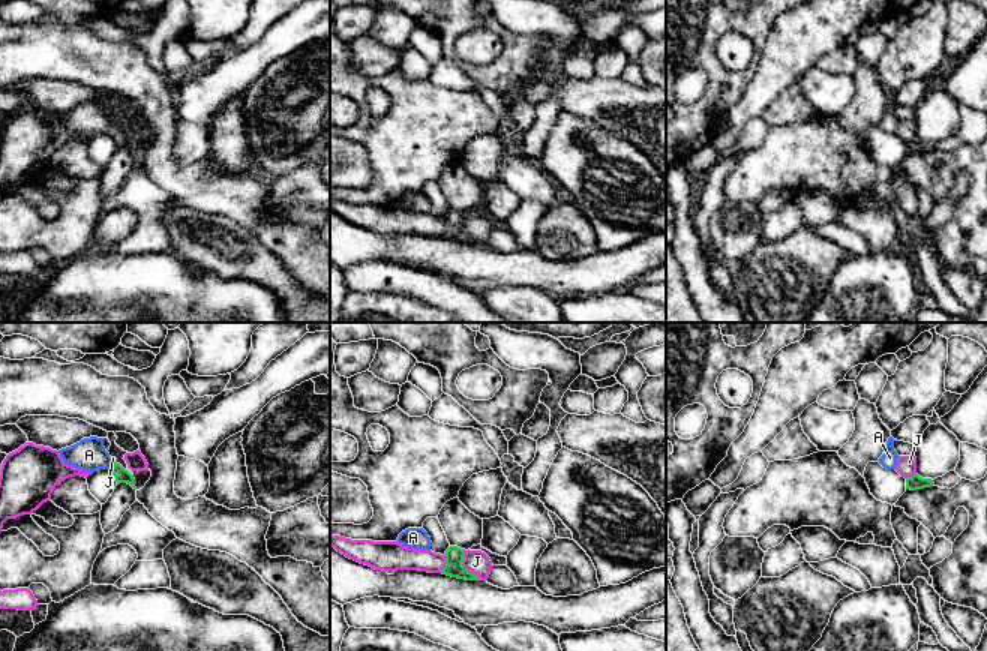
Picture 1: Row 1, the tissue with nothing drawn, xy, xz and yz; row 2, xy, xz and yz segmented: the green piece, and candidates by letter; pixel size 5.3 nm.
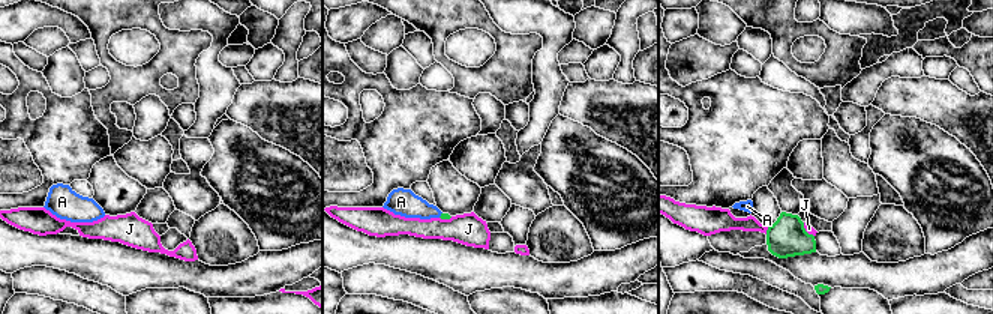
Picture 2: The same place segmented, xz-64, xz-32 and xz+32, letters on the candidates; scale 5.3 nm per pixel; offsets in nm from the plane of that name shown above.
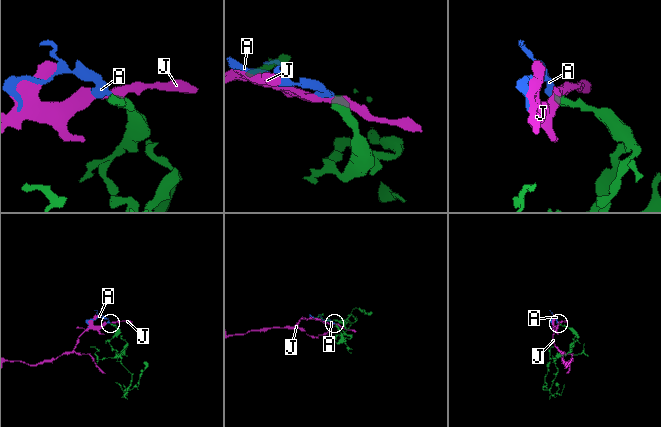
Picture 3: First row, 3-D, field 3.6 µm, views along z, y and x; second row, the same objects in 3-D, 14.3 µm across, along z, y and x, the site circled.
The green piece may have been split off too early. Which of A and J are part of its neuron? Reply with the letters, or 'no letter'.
A

